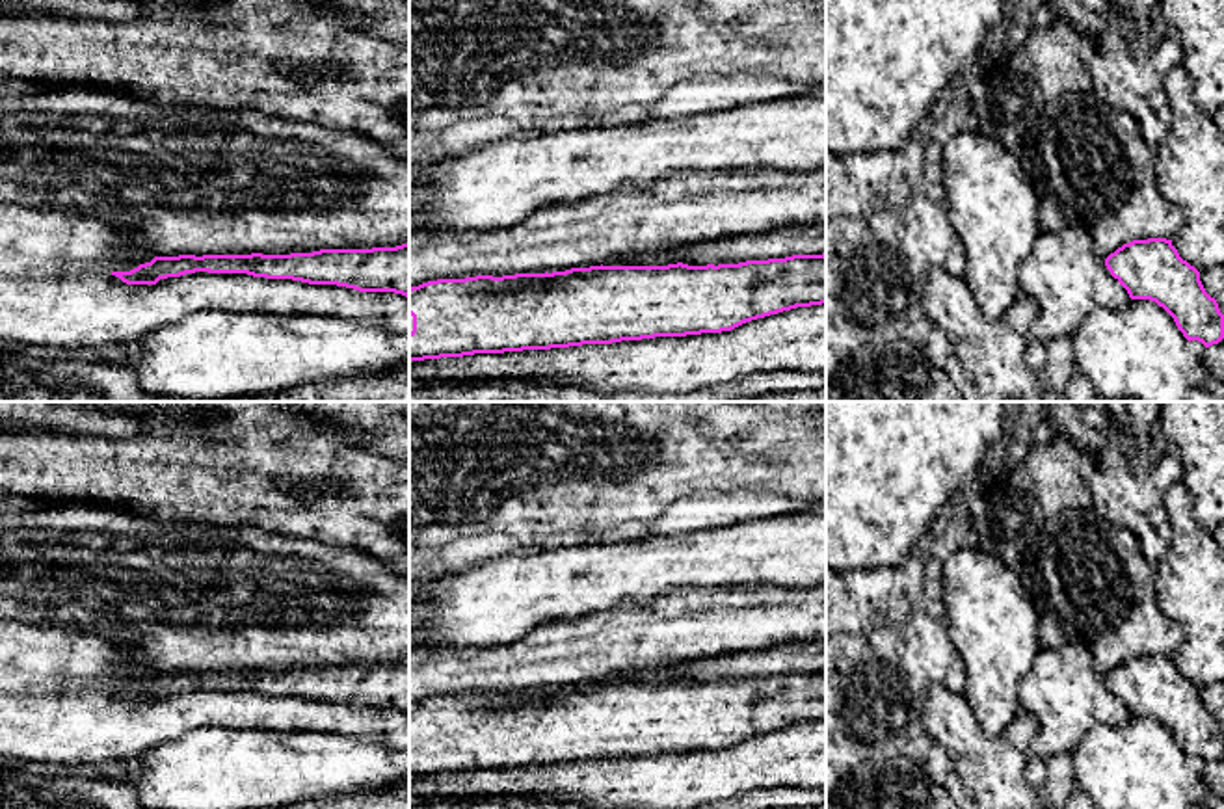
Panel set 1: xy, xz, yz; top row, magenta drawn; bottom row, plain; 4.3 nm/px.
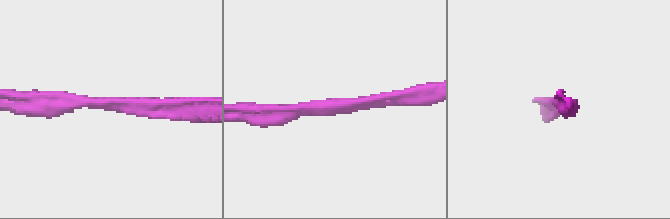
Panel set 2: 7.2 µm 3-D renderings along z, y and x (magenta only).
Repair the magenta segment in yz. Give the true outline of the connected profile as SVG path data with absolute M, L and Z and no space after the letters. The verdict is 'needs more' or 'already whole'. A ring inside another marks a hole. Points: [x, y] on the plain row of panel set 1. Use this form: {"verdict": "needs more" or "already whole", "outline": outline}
{"verdict": "already whole", "outline": "M1133 656L1111 670L1105 683L1131 716L1163 723L1189 759L1209 764L1224 755L1224 731L1217 716L1205 709L1200 688L1179 673L1172 656Z"}

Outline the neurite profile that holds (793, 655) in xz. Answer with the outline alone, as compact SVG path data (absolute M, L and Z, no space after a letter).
M813 640L787 642L765 651L733 653L718 658L675 664L621 679L606 679L603 683L668 683L677 679L688 683L718 683L822 670L826 670L826 640Z

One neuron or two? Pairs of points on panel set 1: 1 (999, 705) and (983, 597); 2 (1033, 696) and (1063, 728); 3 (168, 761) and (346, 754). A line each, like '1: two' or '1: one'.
1: one
2: one
3: one

